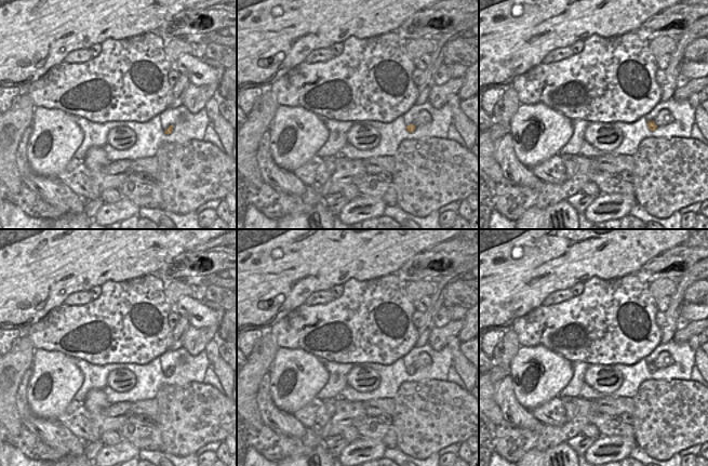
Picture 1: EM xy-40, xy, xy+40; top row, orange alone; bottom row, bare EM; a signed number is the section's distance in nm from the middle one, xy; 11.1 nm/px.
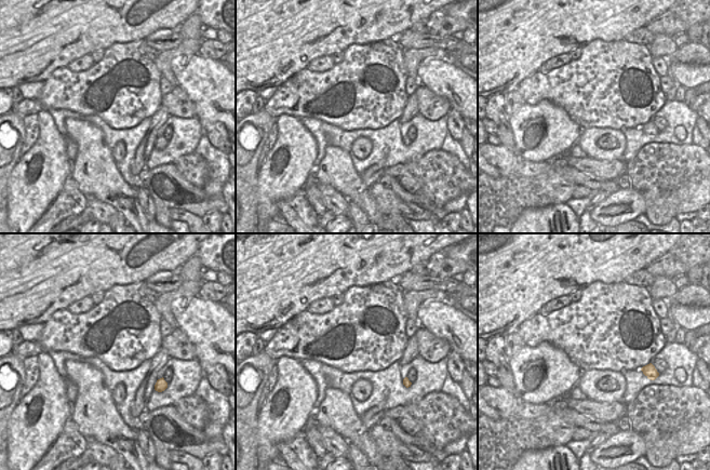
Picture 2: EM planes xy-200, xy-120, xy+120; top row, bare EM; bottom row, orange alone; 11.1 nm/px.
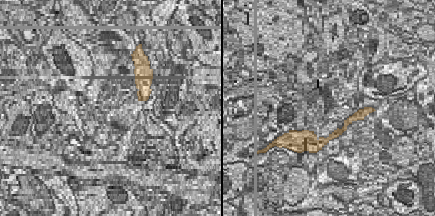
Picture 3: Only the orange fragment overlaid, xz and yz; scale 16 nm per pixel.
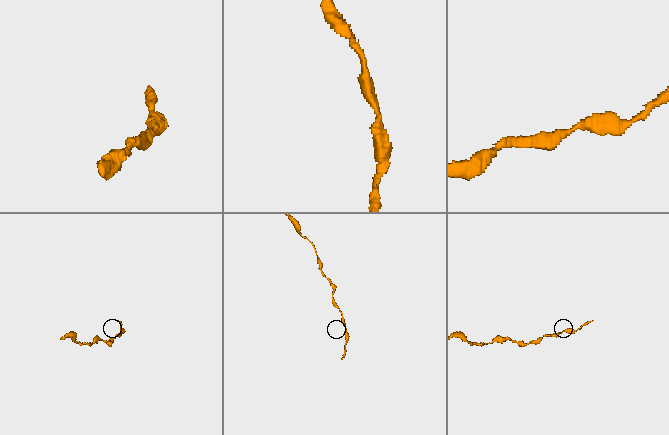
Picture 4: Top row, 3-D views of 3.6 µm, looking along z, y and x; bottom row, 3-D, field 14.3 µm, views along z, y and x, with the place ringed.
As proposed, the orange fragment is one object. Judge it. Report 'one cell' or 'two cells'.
one cell

